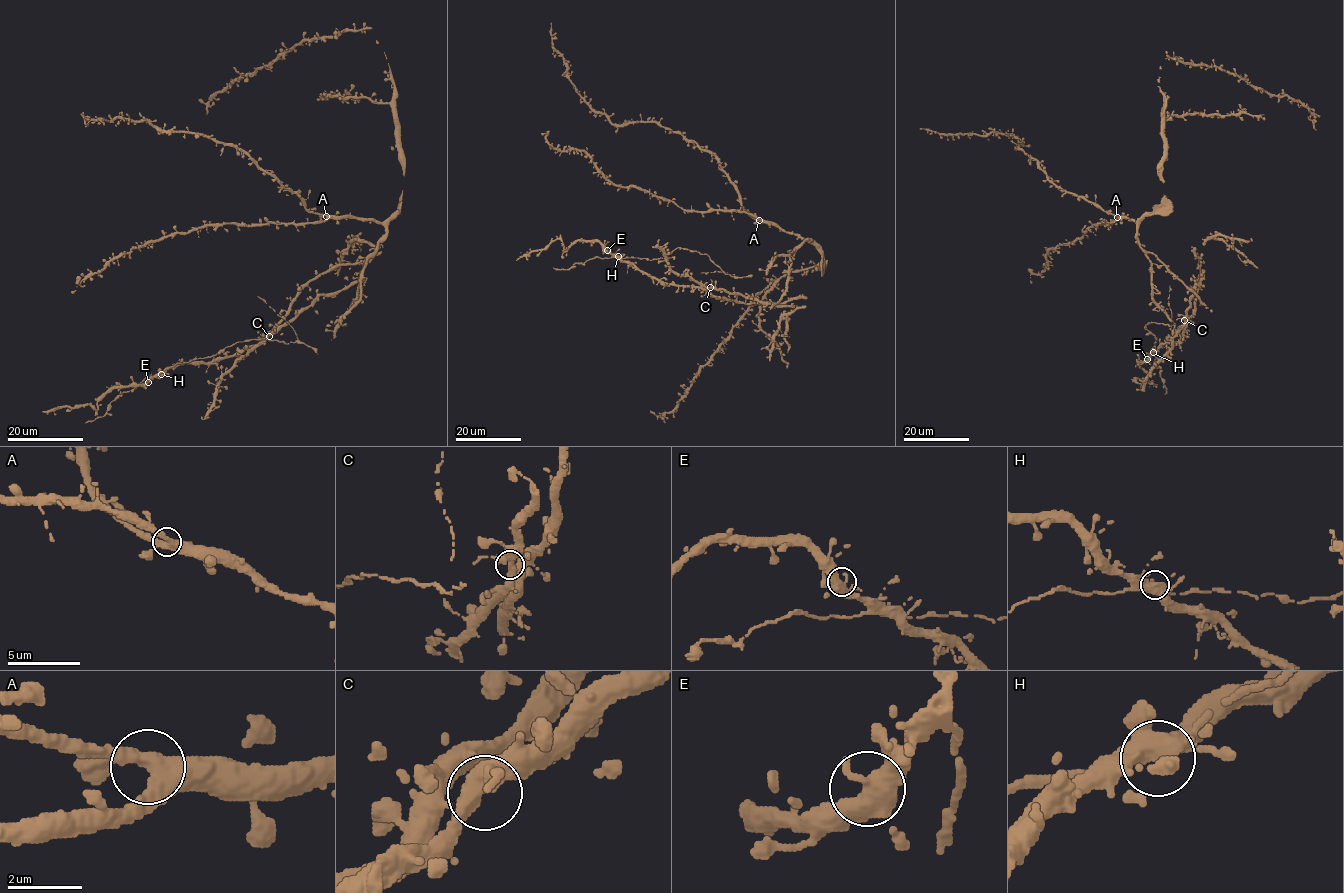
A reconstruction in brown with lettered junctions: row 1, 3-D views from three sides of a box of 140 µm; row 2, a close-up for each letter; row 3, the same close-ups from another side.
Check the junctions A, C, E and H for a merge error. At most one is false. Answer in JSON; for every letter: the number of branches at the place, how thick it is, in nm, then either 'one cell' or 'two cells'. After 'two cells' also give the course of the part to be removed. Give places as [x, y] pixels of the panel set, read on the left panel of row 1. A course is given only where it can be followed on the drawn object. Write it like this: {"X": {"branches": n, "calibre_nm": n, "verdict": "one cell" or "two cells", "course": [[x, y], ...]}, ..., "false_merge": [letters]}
{"A": {"branches": 4, "calibre_nm": 400, "verdict": "one cell"}, "C": {"branches": 4, "calibre_nm": 400, "verdict": "one cell"}, "E": {"branches": 4, "calibre_nm": 400, "verdict": "one cell"}, "H": {"branches": 4, "calibre_nm": 400, "verdict": "one cell"}, "false_merge": []}

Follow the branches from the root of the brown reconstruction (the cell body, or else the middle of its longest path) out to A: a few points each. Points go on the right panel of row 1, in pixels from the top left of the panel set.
A: (1145, 251), (1139, 242), (1137, 224), (1129, 218), (1117, 217)

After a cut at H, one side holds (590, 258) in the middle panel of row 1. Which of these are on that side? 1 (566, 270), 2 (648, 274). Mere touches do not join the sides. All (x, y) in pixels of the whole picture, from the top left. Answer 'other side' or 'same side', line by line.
1: same side
2: other side

